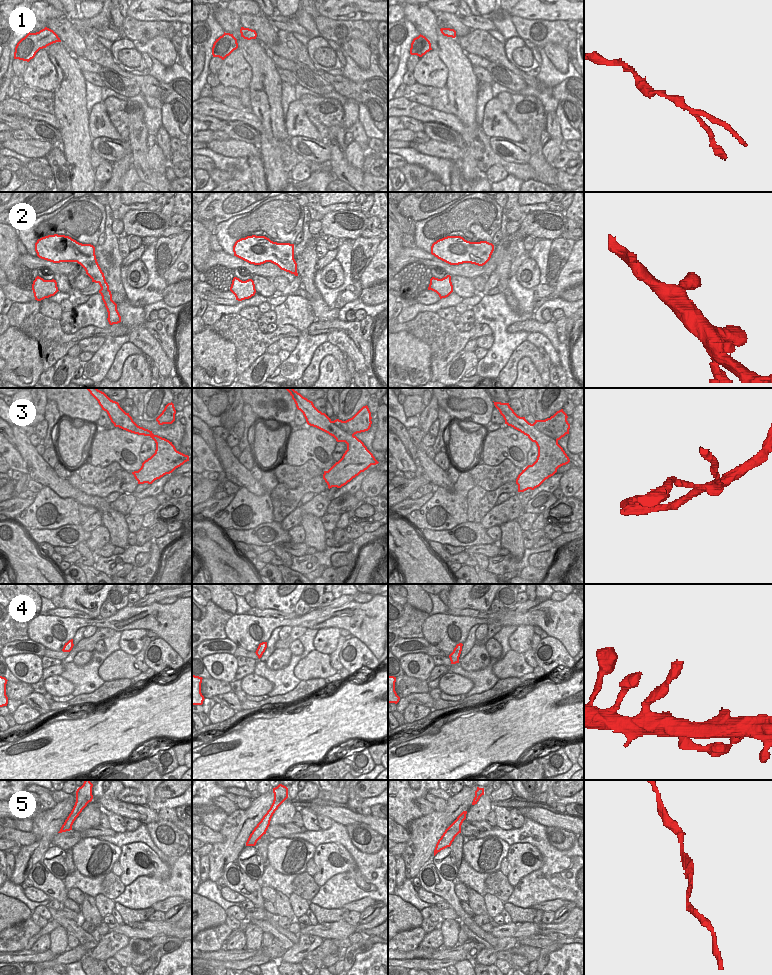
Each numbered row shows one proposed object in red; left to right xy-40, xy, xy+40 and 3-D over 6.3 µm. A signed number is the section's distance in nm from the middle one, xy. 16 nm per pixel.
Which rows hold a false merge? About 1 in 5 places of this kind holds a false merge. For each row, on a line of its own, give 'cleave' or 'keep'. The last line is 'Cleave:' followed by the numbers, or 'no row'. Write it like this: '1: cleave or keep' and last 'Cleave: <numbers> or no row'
1: keep
2: keep
3: cleave
4: keep
5: keep
Cleave: 3

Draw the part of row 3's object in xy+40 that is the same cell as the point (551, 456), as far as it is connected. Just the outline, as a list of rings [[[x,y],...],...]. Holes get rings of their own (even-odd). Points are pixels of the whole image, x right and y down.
[[[494,402],[494,405],[503,416],[505,424],[526,435],[538,447],[536,461],[522,470],[516,479],[518,492],[534,490],[553,476],[559,467],[570,462],[569,457],[555,439],[537,430],[525,417],[518,416],[509,403]]]

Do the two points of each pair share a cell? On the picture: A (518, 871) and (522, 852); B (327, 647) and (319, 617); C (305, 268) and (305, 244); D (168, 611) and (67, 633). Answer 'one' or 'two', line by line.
A: one
B: two
C: one
D: one

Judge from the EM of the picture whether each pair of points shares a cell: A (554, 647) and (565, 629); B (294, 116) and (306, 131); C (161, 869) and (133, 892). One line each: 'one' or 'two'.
A: two
B: one
C: two

